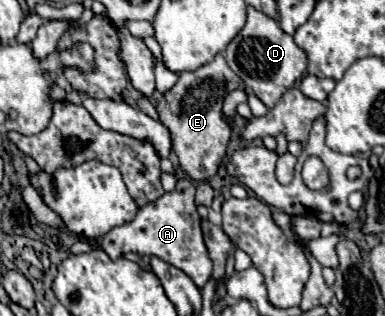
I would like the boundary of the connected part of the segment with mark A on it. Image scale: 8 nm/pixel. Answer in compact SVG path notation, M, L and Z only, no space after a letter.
M180 178L172 192L166 192L160 200L142 206L136 218L128 224L112 228L102 238L102 250L112 258L120 258L126 252L158 256L164 262L184 270L198 288L202 288L212 276L212 260L208 260L208 248L204 248L204 238L200 230L200 216L194 204L196 184L188 178Z

